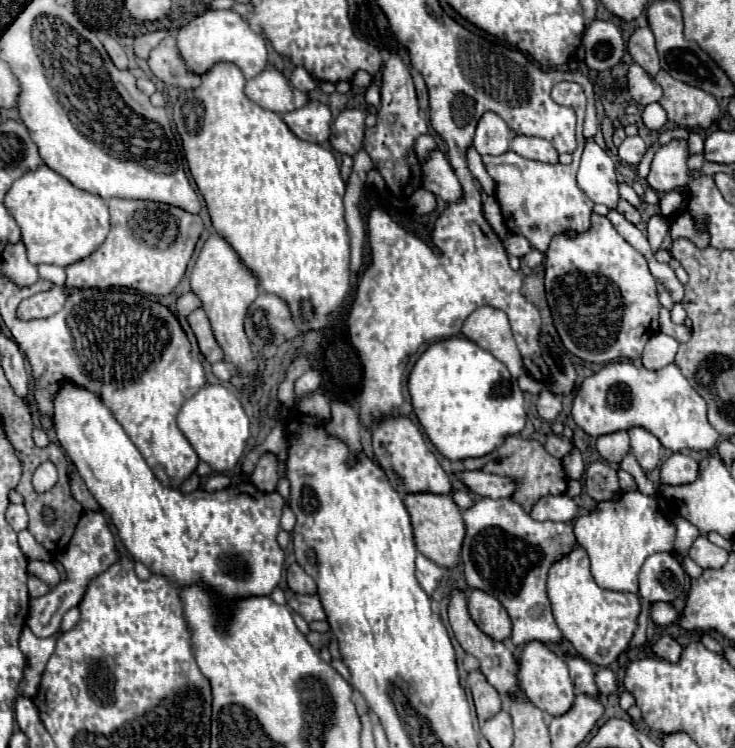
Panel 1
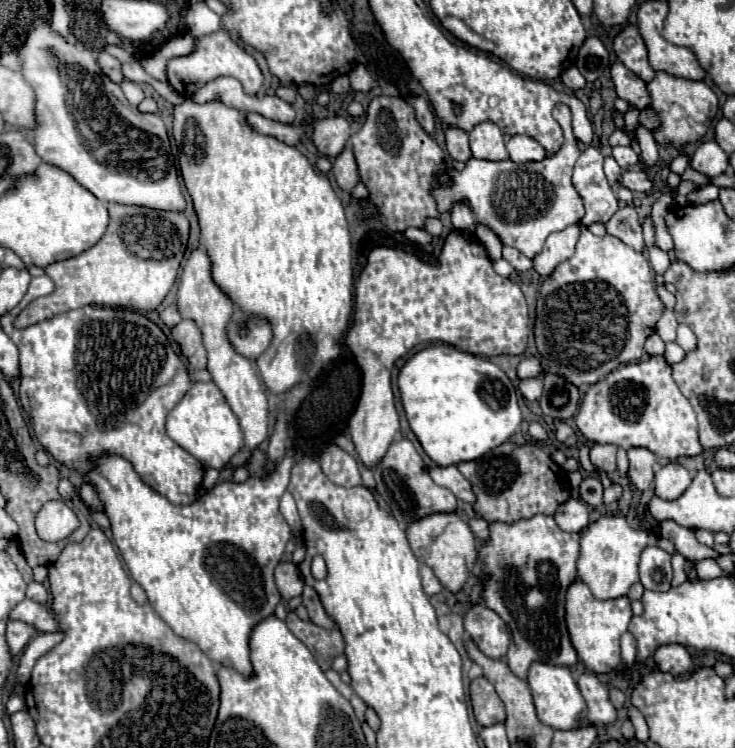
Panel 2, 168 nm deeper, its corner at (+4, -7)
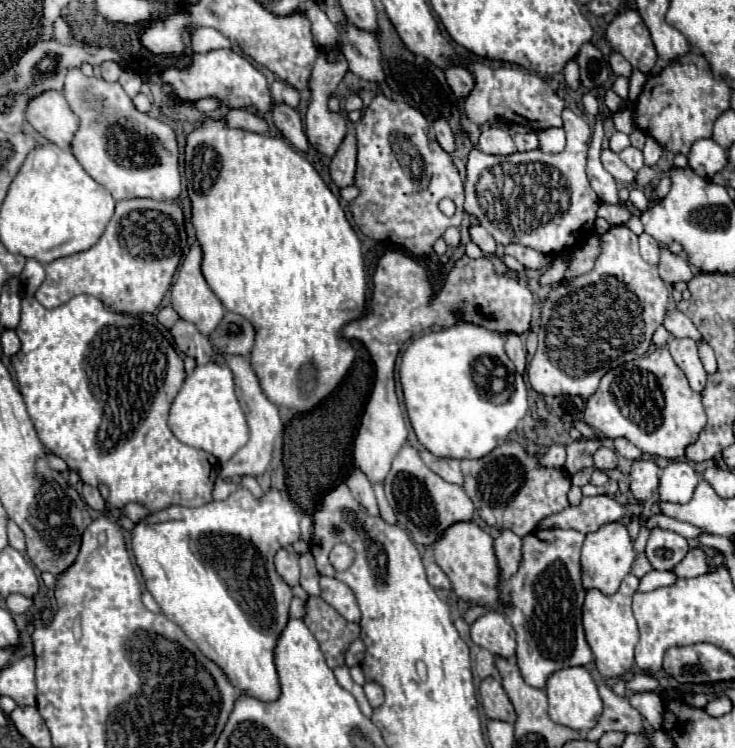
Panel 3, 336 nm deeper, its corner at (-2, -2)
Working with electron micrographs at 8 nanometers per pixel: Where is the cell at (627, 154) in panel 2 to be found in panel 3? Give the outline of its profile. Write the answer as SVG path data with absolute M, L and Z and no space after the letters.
M627 147L619 153L619 157L633 169L633 171L639 171L643 167L643 153L635 147Z

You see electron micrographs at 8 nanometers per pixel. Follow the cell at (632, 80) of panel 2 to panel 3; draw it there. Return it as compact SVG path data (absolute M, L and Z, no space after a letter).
M611 53L609 65L611 65L611 69L613 69L615 75L625 75L625 77L631 75L631 65L629 65L627 59L623 59L623 55L619 55L619 53Z

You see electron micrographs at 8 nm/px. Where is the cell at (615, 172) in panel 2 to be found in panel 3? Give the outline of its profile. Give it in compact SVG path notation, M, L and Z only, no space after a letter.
M615 133L611 139L609 139L609 147L611 147L611 151L615 151L615 153L621 153L625 147L629 147L631 145L631 141L629 141L629 135L627 133Z

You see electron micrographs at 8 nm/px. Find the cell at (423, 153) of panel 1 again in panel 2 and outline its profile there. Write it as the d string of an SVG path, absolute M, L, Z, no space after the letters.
M559 104L557 110L553 110L553 118L561 124L565 134L565 142L555 156L545 158L543 162L525 164L515 164L513 160L491 162L471 158L461 172L453 168L449 170L449 176L453 176L453 184L449 184L449 188L439 186L433 190L437 210L449 212L453 202L467 200L477 222L487 224L505 246L513 246L529 258L543 248L543 242L551 232L581 222L581 216L585 214L583 200L571 184L573 164L581 154L571 132L571 110L565 104Z

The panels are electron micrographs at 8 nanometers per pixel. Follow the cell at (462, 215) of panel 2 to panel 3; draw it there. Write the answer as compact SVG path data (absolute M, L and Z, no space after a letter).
M481 225L471 227L469 233L471 233L473 243L479 245L479 249L481 249L483 253L495 253L495 239L493 239L493 237L491 237L491 235L481 227Z

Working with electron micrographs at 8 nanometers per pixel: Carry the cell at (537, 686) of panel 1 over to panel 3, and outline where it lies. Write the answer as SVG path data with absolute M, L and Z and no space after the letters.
M569 667L553 673L547 681L547 697L549 697L549 717L565 727L577 731L589 731L599 721L603 713L603 701L599 697L597 685L585 667Z

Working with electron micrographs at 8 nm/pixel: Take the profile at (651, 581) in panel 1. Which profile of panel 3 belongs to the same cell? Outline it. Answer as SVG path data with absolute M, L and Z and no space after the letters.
M651 529L647 539L647 557L659 571L671 571L689 551L687 539L665 529Z

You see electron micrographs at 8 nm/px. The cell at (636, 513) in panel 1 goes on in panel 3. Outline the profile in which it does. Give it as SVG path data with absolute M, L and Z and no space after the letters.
M619 521L603 525L599 531L589 533L583 543L581 551L581 575L583 575L583 587L585 589L599 589L605 595L613 595L623 577L631 571L631 565L635 561L635 551L631 537L627 533L627 527Z

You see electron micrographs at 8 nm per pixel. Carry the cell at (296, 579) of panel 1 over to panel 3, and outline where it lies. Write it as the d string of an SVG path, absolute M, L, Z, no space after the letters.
M279 549L275 553L275 569L287 585L293 587L299 583L299 555L297 553L291 553L287 549Z

